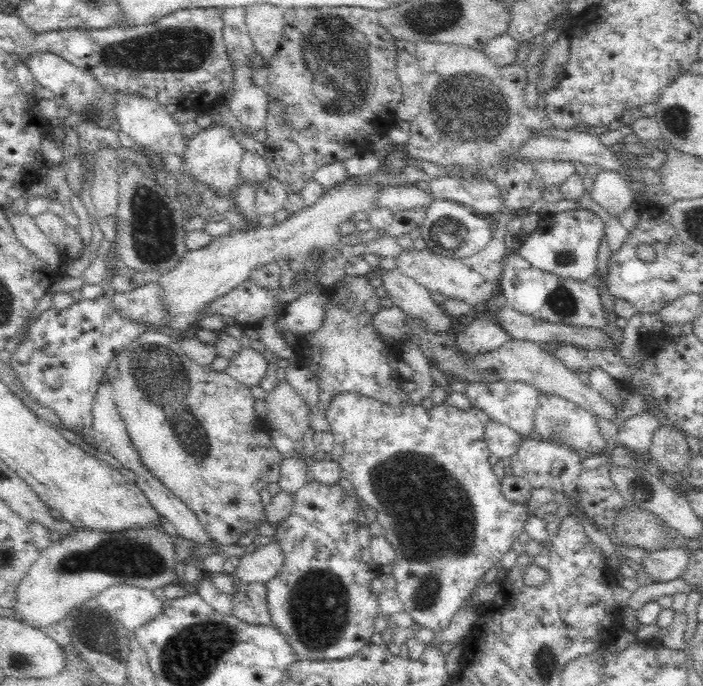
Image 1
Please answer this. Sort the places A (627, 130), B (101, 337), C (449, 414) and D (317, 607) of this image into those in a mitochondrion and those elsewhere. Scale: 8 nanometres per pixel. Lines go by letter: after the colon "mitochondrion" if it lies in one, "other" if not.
A: other
B: other
C: other
D: mitochondrion

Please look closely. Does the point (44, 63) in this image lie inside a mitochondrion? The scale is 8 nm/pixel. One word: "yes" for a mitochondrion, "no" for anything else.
no

